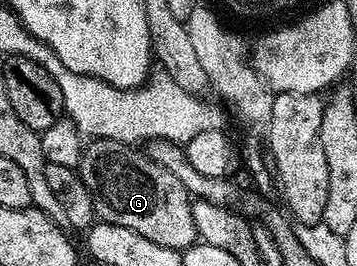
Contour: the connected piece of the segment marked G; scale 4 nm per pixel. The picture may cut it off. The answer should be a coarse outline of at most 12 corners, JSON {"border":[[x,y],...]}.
{"border":[[122,140],[79,171],[104,223],[159,246],[198,243],[183,182]]}

